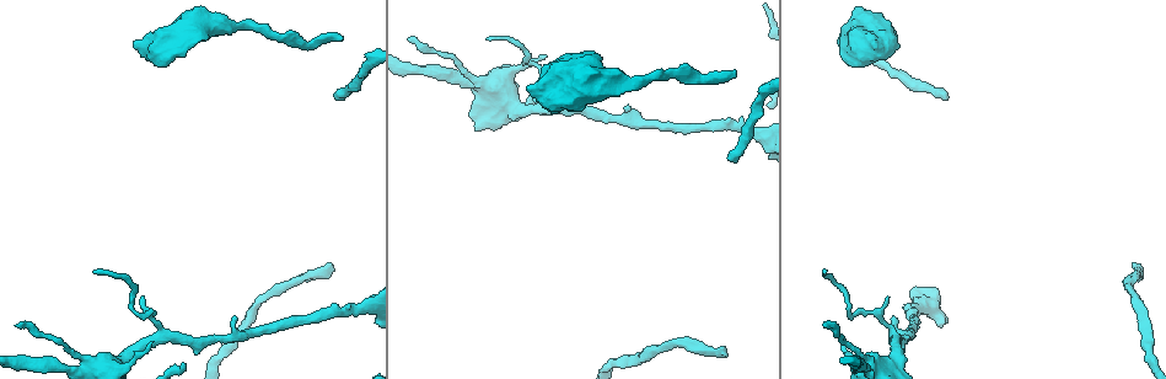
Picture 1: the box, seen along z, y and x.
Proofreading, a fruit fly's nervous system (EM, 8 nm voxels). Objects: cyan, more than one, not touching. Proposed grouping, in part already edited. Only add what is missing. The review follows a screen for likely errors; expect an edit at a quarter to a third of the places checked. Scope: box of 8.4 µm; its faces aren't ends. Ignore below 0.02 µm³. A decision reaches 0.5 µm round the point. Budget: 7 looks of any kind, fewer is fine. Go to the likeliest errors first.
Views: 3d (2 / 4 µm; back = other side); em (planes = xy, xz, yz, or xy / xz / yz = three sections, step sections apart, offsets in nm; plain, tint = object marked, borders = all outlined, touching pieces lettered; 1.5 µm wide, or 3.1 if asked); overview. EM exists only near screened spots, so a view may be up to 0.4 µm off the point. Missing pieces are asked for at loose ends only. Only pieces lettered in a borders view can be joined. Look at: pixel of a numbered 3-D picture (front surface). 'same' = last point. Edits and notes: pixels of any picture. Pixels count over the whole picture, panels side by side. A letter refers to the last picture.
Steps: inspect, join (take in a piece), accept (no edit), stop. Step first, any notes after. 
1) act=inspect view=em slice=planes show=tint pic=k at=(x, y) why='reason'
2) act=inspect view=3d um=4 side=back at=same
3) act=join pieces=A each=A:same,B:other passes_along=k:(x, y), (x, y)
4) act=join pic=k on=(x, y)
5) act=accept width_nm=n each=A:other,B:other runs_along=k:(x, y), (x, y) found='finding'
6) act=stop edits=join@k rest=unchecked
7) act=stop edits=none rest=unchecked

act=inspect view=em slice=xz step=4 show=tint pic=1 at=(736, 72) why='long arm stops here'

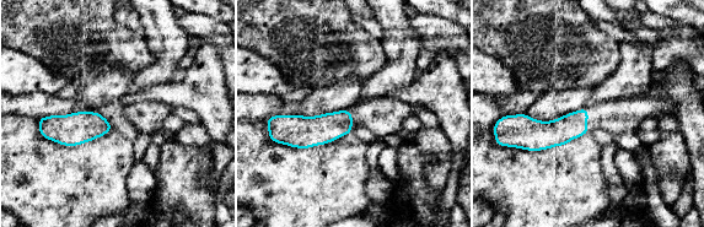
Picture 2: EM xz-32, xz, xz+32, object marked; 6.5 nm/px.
act=inspect view=em slice=yz step=4 show=tint at=same

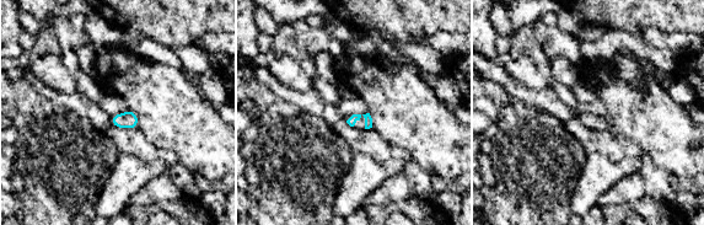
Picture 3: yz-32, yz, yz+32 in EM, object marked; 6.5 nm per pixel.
act=inspect view=em slice=yz step=4 show=borders at=same why='what lies round it'

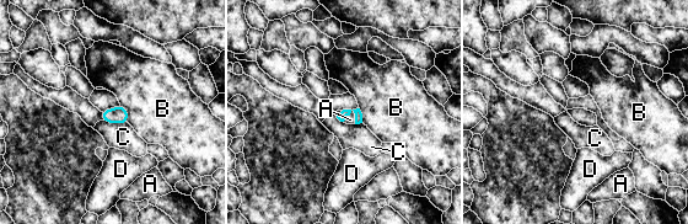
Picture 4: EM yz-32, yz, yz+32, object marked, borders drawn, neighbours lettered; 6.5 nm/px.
act=join pieces=A each=A:same,B:other,C:other,D:other passes_along=4:(358, 113), (348, 115), (350, 120) found='it goes on there'

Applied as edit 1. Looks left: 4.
act=inspect view=3d um=4 pic=1 at=(727, 353) why='free end'

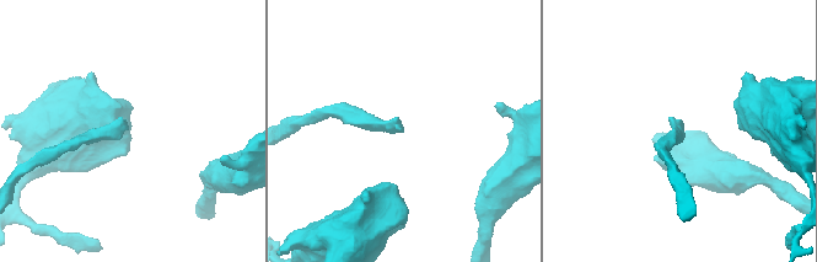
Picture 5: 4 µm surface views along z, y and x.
act=inspect view=em slice=planes show=tint pic=5 at=(402, 130)

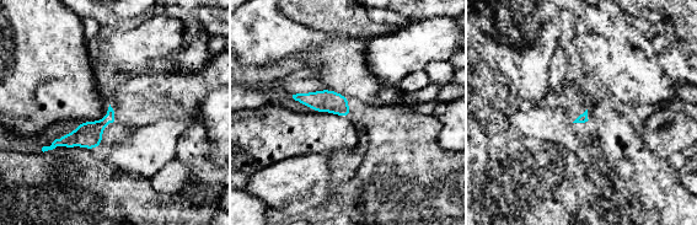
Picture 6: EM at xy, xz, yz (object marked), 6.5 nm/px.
act=inspect view=em slice=planes show=borders at=same

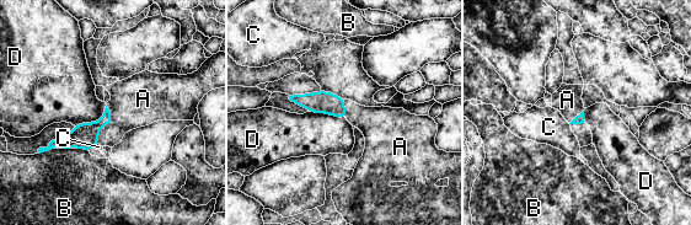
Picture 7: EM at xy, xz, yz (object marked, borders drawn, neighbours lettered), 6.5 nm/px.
act=join pieces=A longest_contact=D:260nm each=A:same,B:other,C:other,D:other found='it goes on there'

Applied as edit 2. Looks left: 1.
act=inspect view=em slice=planes show=borders pic=1 at=(334, 97) why='branch stops here'

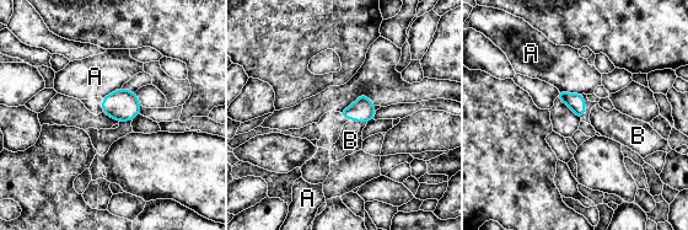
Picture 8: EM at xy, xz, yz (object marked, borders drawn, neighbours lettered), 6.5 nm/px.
act=join pieces=B each=A:other,B:same found='it goes on there'

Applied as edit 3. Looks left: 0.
act=stop edits=join@4,join@7,join@8 rest=unchecked

